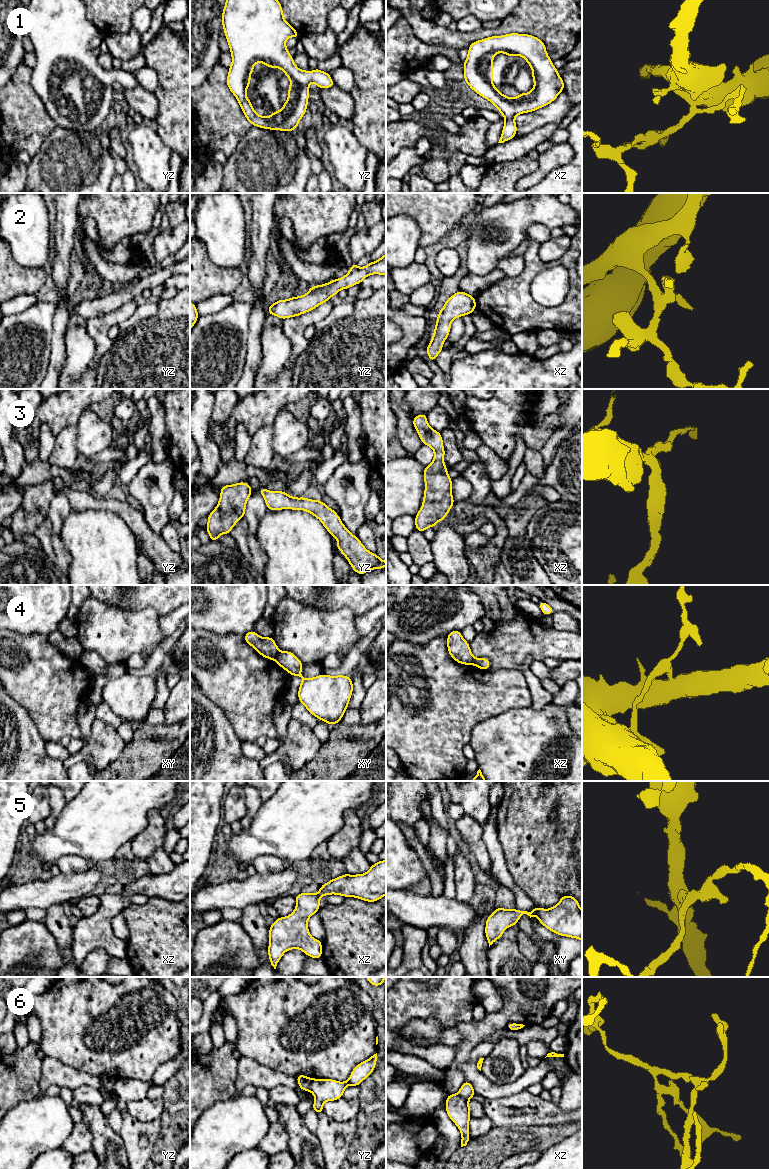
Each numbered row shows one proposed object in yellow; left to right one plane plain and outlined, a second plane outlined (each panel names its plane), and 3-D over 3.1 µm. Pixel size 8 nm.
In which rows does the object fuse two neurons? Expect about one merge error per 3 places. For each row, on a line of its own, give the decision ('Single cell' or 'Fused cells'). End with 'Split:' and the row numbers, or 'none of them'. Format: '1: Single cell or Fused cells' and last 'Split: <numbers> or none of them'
1: Single cell
2: Single cell
3: Single cell
4: Fused cells
5: Single cell
6: Fused cells
Split: 4, 6

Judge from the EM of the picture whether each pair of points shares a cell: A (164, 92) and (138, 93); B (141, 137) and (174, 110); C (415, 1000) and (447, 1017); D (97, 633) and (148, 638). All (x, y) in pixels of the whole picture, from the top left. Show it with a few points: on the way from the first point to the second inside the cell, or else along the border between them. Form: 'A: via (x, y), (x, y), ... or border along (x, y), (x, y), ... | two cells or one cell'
A: border along (153, 93), (157, 100), (158, 116) | two cells
B: border along (156, 131), (161, 139), (172, 149) | two cells
C: via (423, 1000), (430, 1000), (439, 1009) | one cell
D: via (110, 632), (135, 632) | one cell

